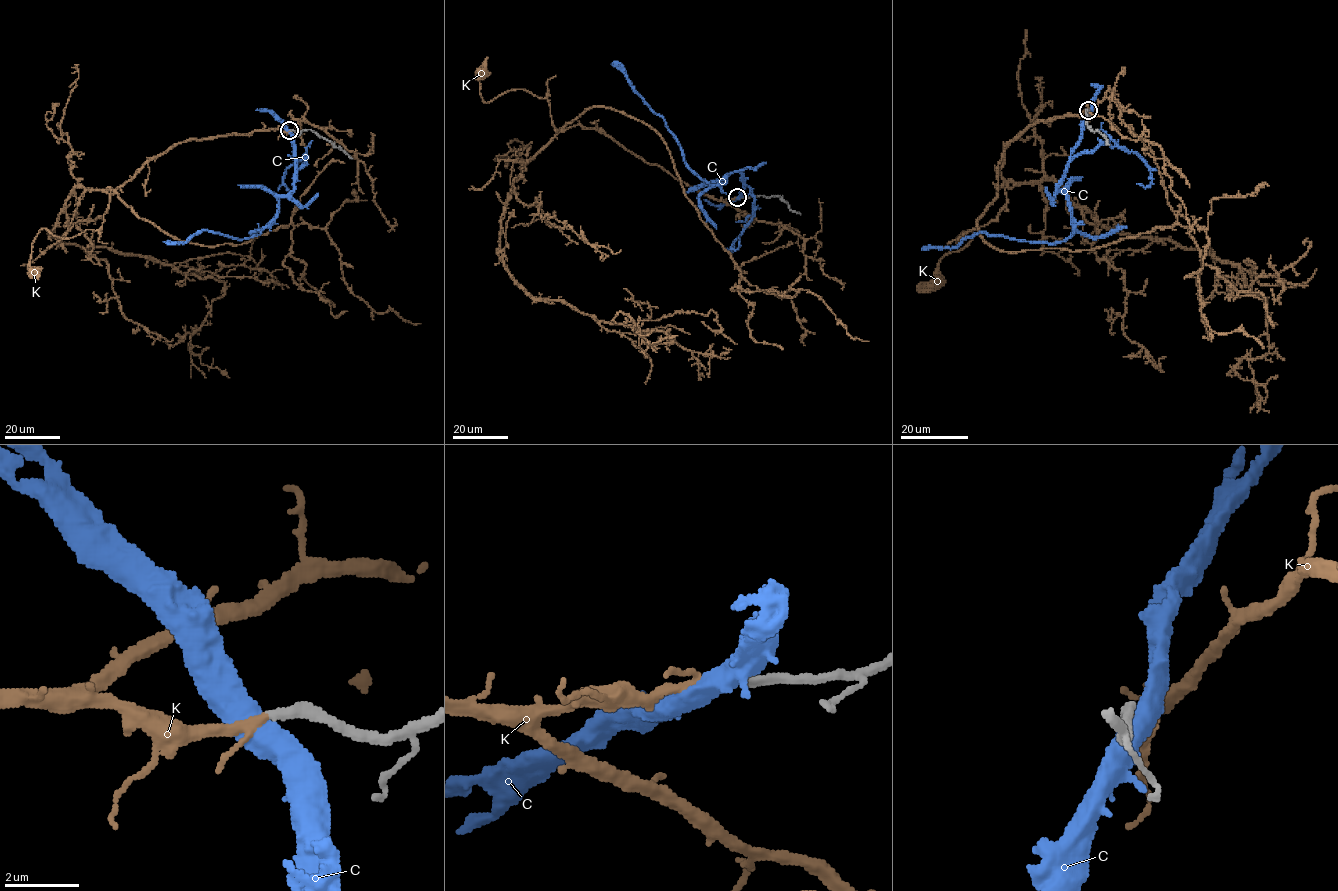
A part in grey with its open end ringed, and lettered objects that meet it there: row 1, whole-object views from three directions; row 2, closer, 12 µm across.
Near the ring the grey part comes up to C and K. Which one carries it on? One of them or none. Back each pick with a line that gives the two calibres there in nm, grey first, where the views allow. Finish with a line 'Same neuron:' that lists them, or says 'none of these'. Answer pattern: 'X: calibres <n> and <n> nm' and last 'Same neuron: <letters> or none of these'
K: calibres 280 and 170 nm
Same neuron: K

